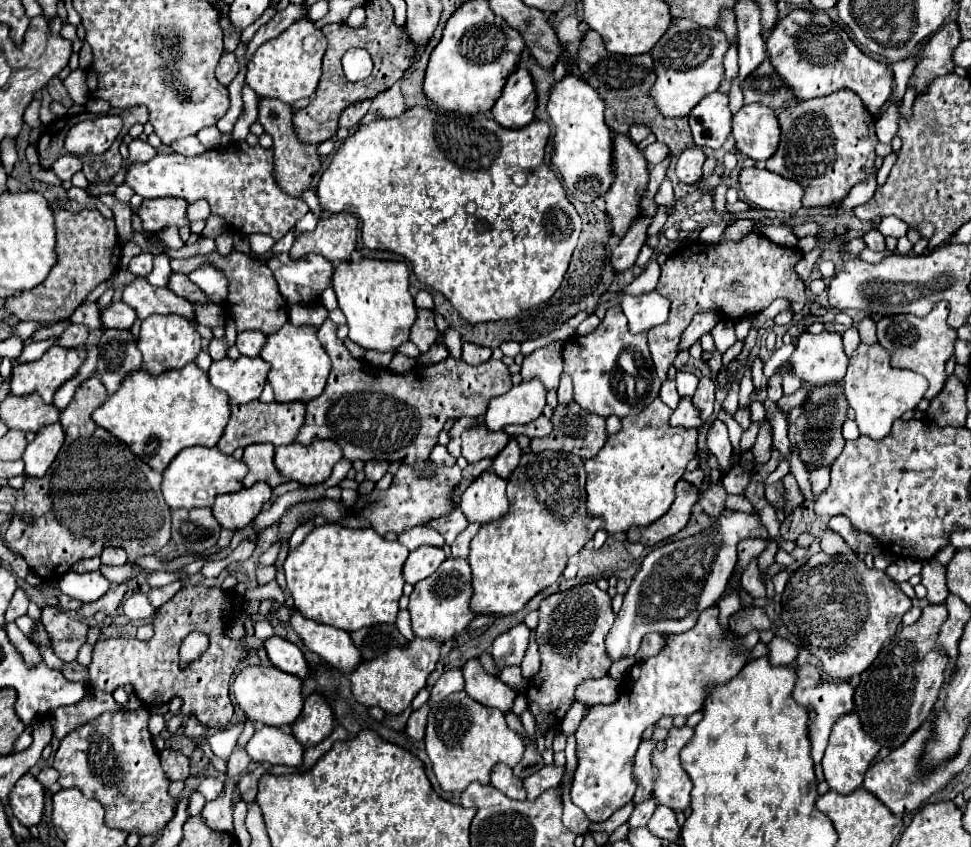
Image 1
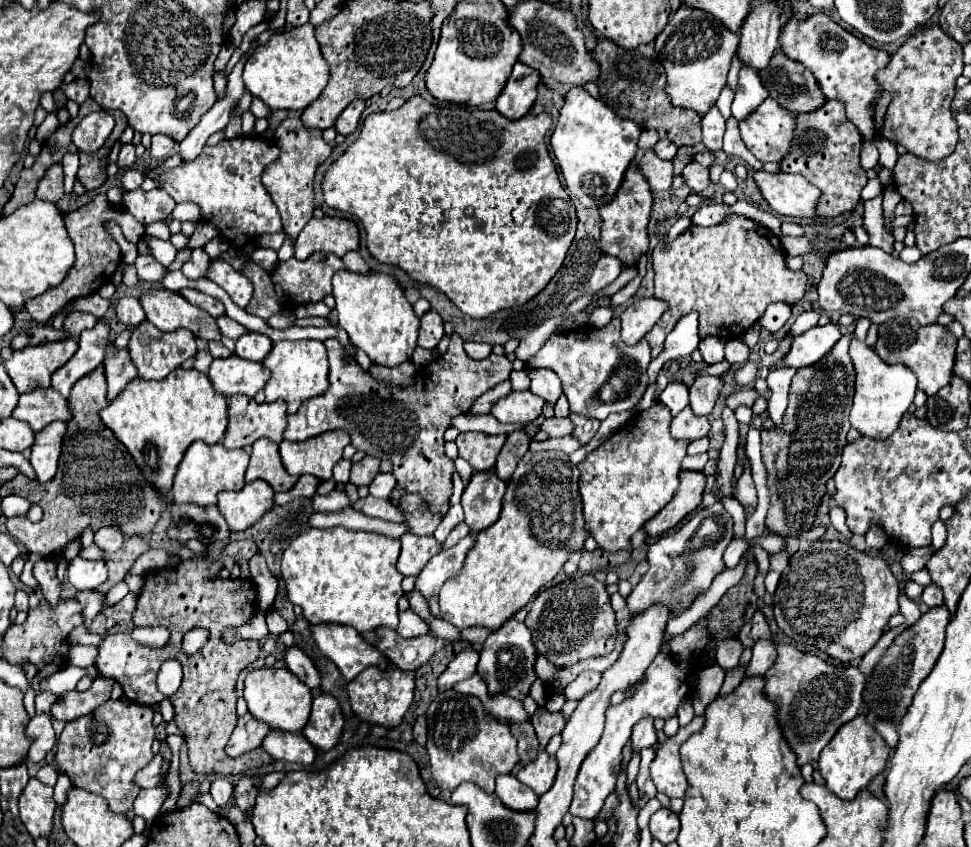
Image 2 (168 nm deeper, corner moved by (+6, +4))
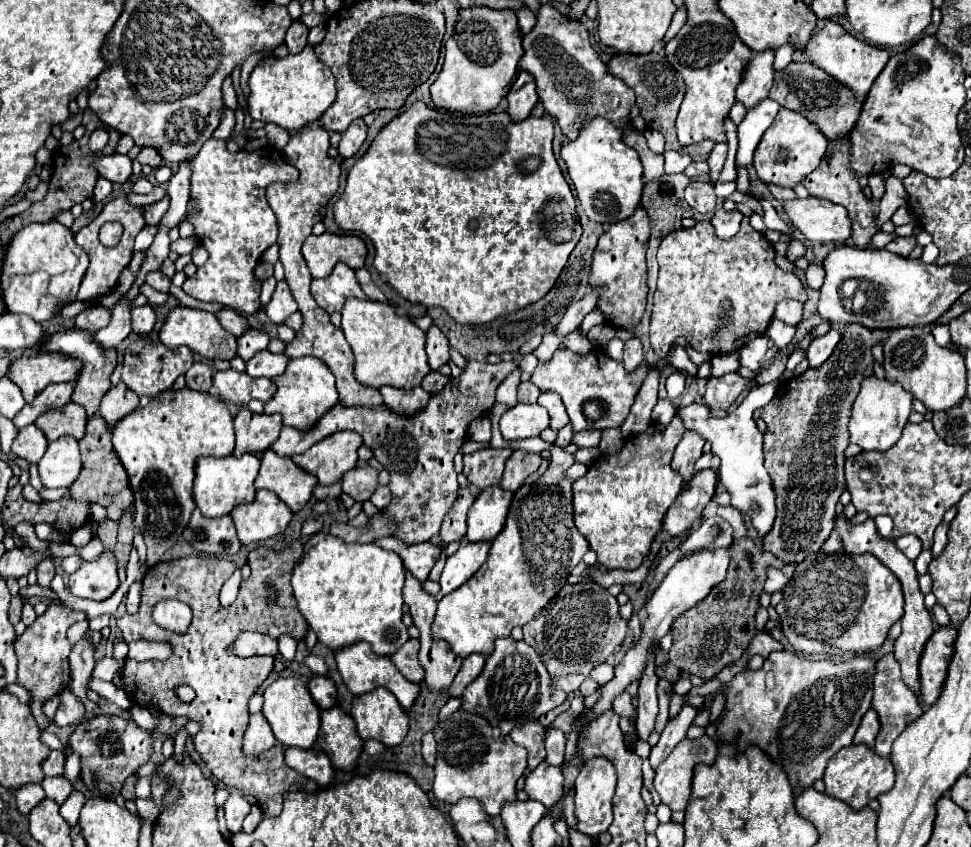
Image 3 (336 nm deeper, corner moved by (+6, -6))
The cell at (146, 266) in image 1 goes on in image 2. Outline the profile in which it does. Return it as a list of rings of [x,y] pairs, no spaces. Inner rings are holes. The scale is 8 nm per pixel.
[[[139,255],[137,261],[135,261],[135,267],[137,267],[137,273],[139,273],[139,279],[143,281],[161,281],[167,273],[167,269],[151,255]]]

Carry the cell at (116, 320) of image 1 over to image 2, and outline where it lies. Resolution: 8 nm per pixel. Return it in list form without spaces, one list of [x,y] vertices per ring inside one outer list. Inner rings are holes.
[[[135,297],[119,299],[115,303],[115,311],[117,311],[117,317],[129,327],[135,327],[145,319],[145,311],[143,311],[139,299],[135,299]]]

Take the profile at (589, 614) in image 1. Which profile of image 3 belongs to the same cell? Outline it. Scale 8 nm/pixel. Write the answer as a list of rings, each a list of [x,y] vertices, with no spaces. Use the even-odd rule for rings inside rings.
[[[587,581],[587,583],[577,583],[577,585],[565,585],[529,623],[523,625],[523,641],[531,645],[539,657],[543,657],[543,663],[549,671],[549,675],[571,675],[571,673],[581,673],[589,675],[589,671],[605,663],[607,657],[623,643],[627,635],[627,621],[619,617],[619,603],[615,597],[611,597],[601,585]]]

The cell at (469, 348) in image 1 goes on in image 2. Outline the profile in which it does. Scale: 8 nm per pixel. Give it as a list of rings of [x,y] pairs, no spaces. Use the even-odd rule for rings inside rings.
[[[465,343],[465,351],[473,359],[485,359],[491,353],[491,345],[489,343]]]

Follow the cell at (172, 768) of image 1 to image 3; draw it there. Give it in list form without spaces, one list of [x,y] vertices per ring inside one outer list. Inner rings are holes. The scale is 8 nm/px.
[[[133,775],[133,777],[129,777],[125,783],[123,783],[123,789],[121,789],[121,795],[123,795],[123,799],[125,801],[135,801],[137,799],[137,795],[135,795],[135,783],[137,783],[137,775]]]

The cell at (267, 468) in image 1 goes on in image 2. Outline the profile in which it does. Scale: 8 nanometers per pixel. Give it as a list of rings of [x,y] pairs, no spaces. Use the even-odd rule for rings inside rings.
[[[259,439],[253,443],[253,453],[249,461],[249,469],[245,475],[245,481],[251,483],[255,479],[267,481],[275,491],[289,491],[299,477],[293,477],[285,471],[281,465],[279,445],[269,439]]]

